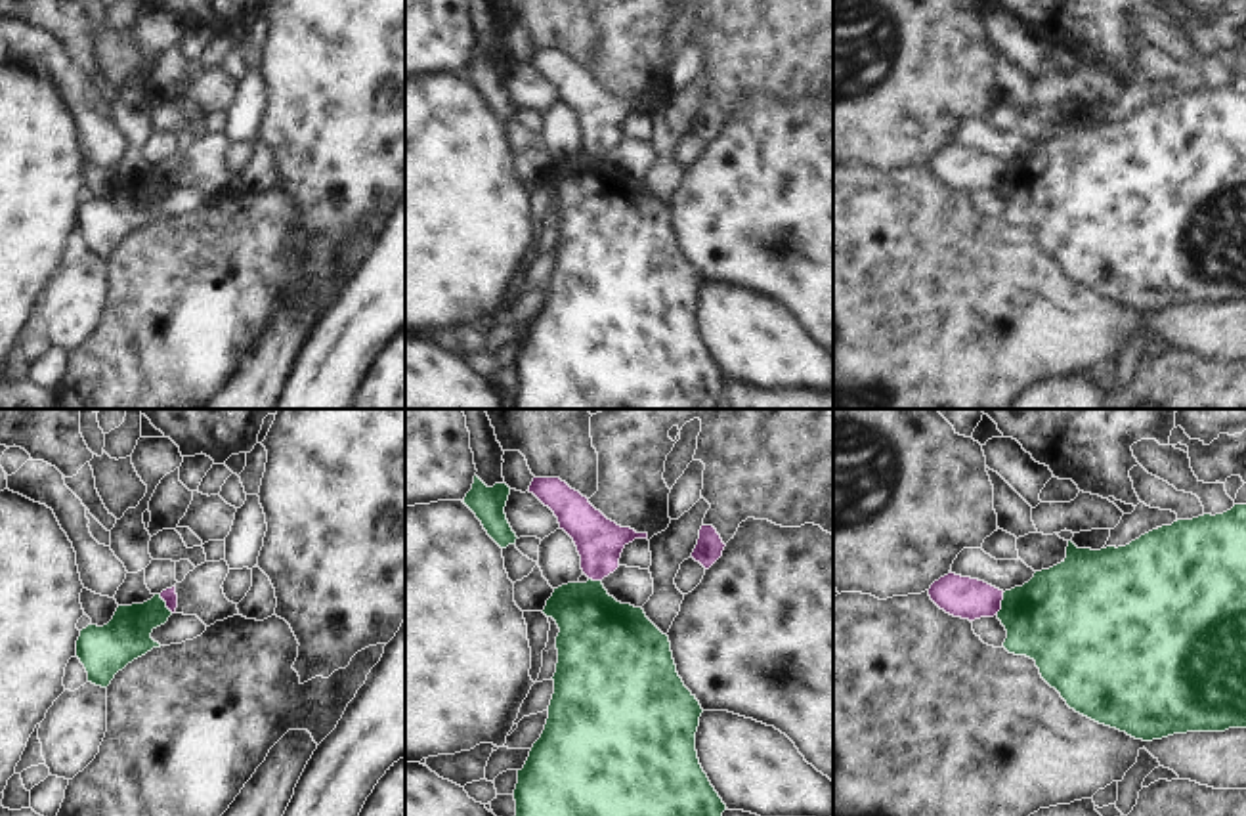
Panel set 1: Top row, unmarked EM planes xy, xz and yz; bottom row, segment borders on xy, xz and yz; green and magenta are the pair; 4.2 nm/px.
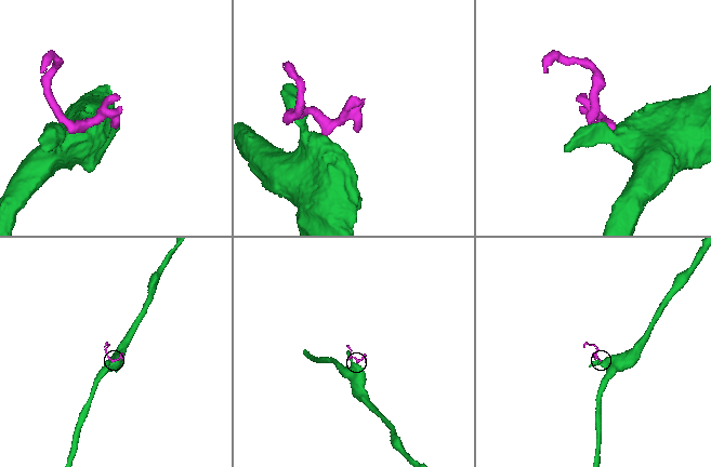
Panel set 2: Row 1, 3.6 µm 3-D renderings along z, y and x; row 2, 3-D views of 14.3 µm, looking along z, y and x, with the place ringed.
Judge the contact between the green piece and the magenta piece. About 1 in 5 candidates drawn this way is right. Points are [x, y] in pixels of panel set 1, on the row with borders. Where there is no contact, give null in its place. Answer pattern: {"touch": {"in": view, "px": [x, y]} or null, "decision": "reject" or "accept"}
{"touch": {"in": "yz", "px": [1002, 604]}, "decision": "reject"}

